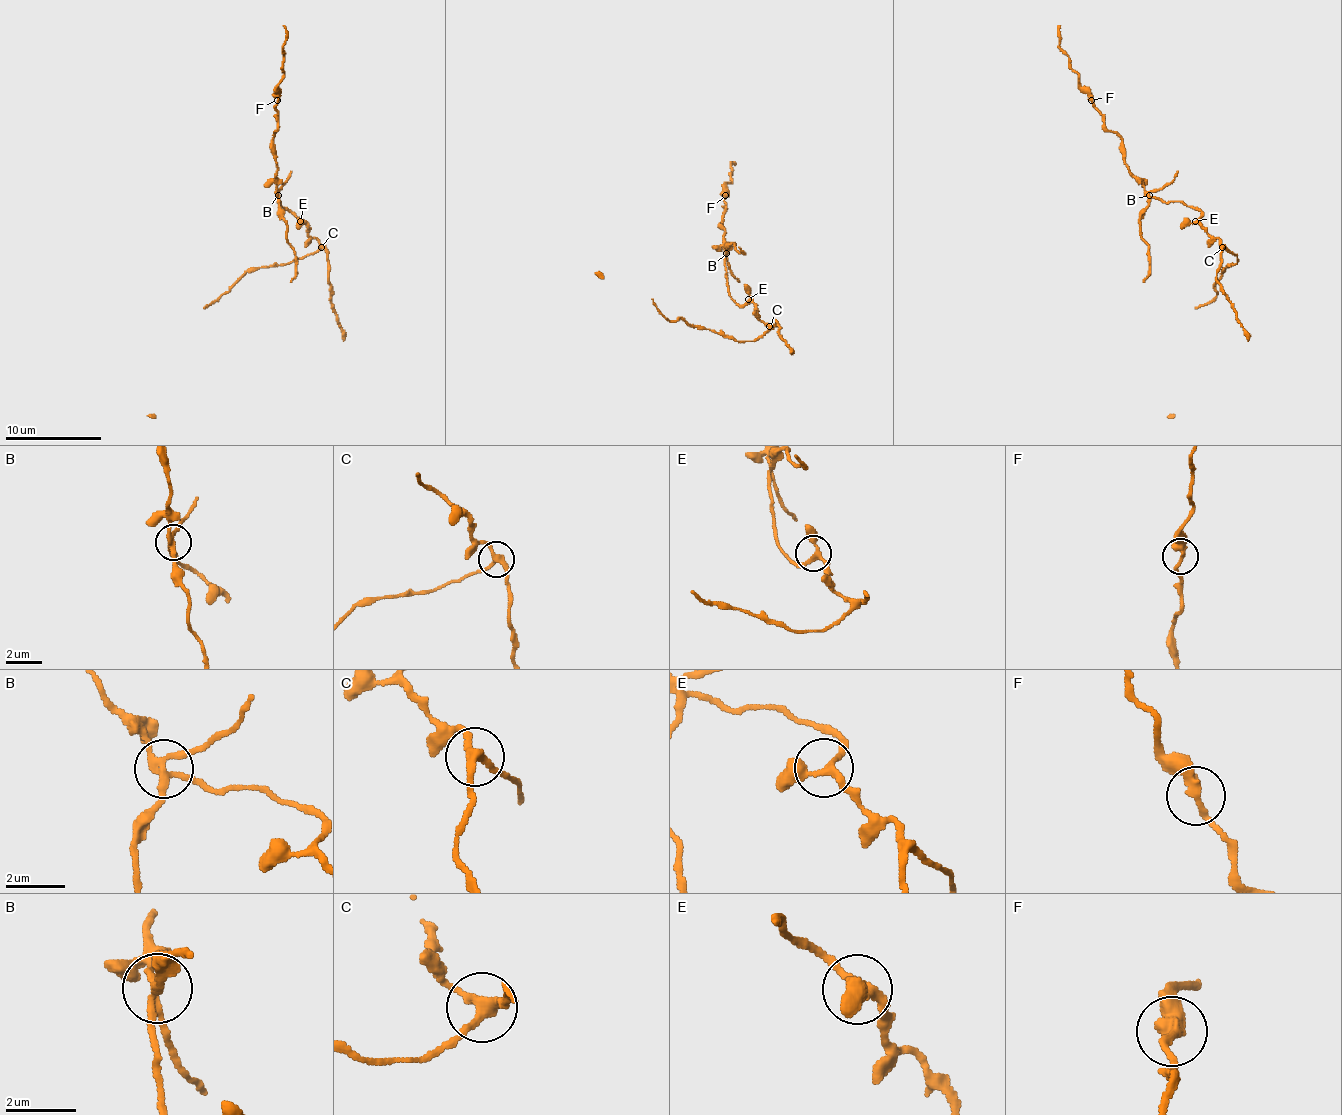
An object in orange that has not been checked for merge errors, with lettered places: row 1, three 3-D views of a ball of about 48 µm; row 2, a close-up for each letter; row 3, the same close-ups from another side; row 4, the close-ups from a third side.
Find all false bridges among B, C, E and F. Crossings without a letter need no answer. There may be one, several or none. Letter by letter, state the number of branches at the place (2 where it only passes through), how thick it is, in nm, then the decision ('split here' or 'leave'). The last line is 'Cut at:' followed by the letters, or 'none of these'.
B: 4 | 240 nm | split here
C: 3 | 280 nm | split here
E: 3 | 200 nm | leave
F: 2 | 320 nm | leave
Cut at: B, C

